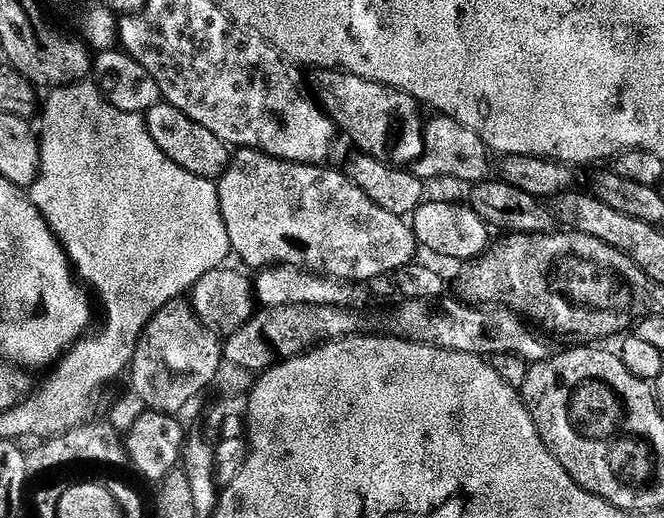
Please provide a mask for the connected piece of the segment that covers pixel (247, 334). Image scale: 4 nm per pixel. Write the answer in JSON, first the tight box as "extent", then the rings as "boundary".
{"extent":[224,304,344,374],"boundary":[[[295,304],[257,311],[235,335],[224,342],[225,361],[260,374],[321,343],[341,340],[340,314],[344,308]]]}

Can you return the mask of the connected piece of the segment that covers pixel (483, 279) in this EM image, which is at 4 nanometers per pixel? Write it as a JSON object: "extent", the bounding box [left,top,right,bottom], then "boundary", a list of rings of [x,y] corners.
{"extent":[456,235,590,342],"boundary":[[[505,235],[505,240],[497,239],[483,256],[469,260],[463,265],[456,288],[468,306],[503,306],[514,311],[533,325],[541,324],[548,332],[557,332],[560,336],[573,336],[576,342],[586,342],[590,336],[590,322],[571,303],[555,294],[550,285],[550,273],[553,271],[558,250],[553,248],[548,236]]]}

